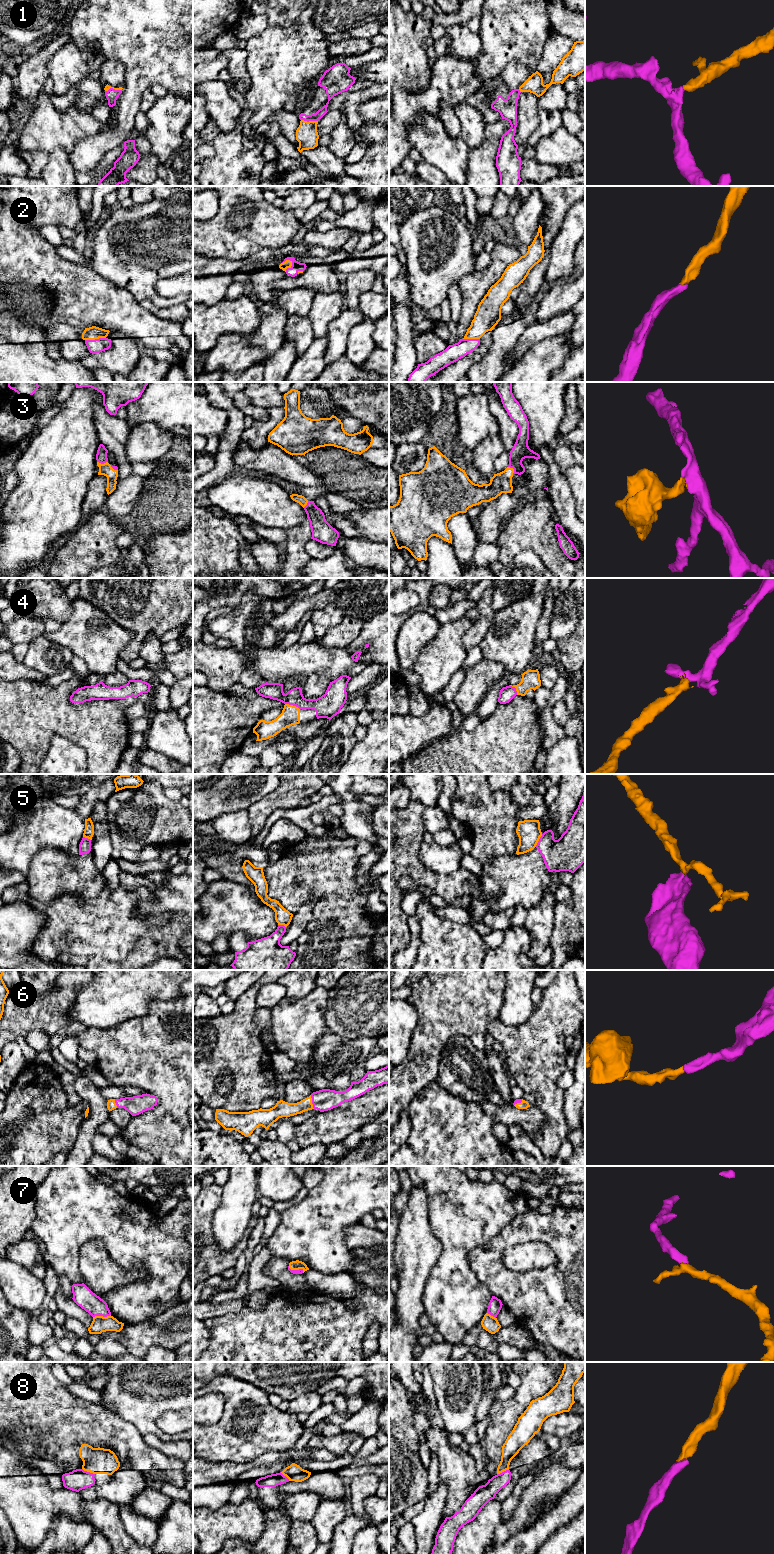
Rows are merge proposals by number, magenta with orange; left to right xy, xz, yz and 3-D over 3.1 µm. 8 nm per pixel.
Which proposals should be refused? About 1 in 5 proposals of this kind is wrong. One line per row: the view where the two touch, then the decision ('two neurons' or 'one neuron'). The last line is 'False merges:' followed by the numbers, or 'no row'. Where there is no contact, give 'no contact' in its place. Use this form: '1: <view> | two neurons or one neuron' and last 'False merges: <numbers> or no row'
1: xz | one neuron
2: xz | one neuron
3: xy | one neuron
4: xz | one neuron
5: yz | two neurons
6: xz | one neuron
7: xy | one neuron
8: xy | two neurons
False merges: 5, 8

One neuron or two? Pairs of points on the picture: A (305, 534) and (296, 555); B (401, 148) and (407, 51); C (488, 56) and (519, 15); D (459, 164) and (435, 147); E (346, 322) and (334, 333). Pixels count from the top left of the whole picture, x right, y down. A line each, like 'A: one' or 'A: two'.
A: one
B: two
C: one
D: one
E: one

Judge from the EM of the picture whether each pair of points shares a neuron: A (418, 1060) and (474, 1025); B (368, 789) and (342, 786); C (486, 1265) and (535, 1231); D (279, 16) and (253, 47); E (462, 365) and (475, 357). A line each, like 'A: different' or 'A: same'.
A: same
B: different
C: same
D: different
E: same

